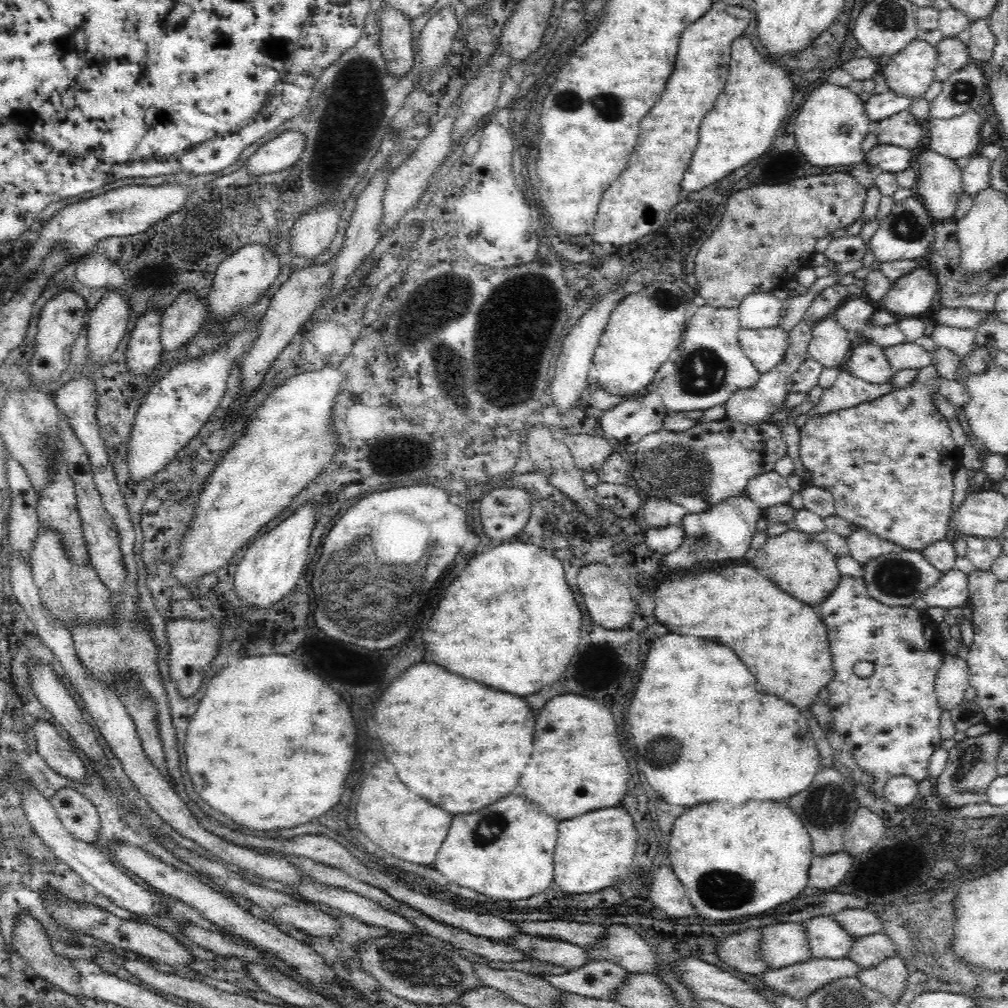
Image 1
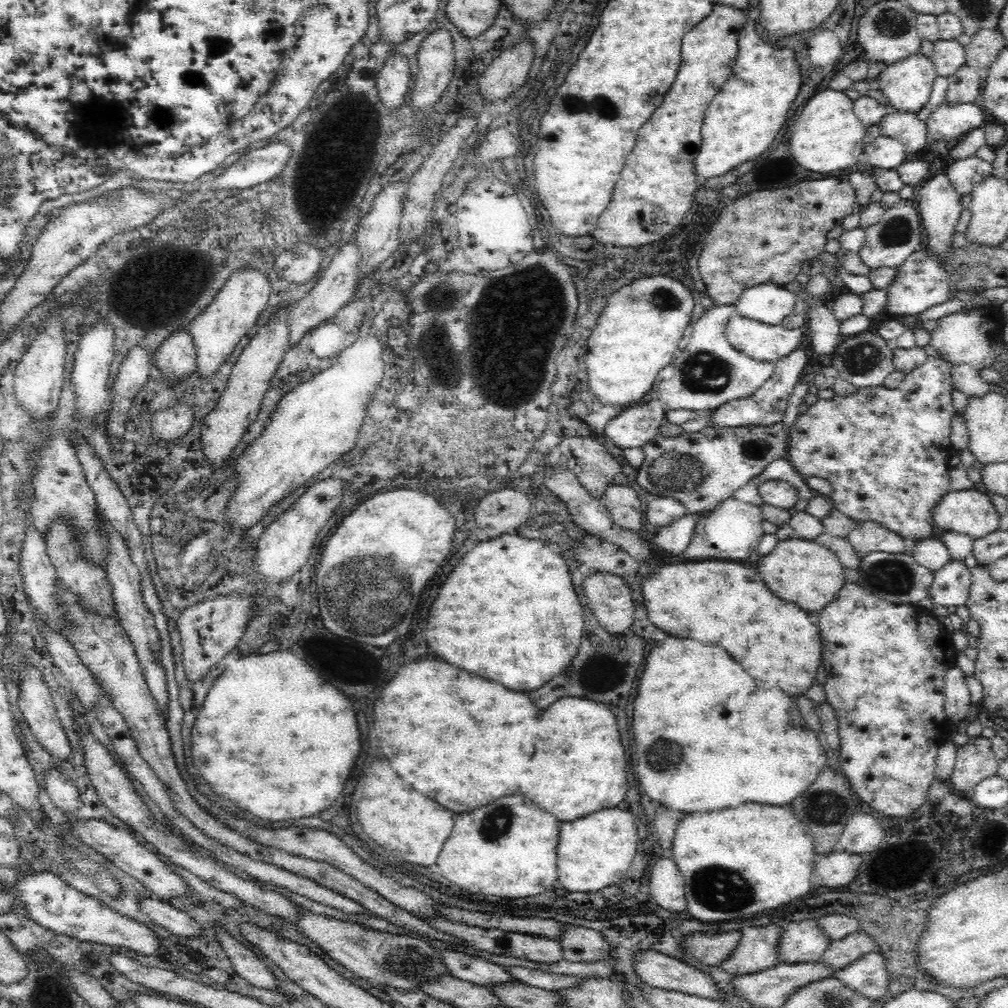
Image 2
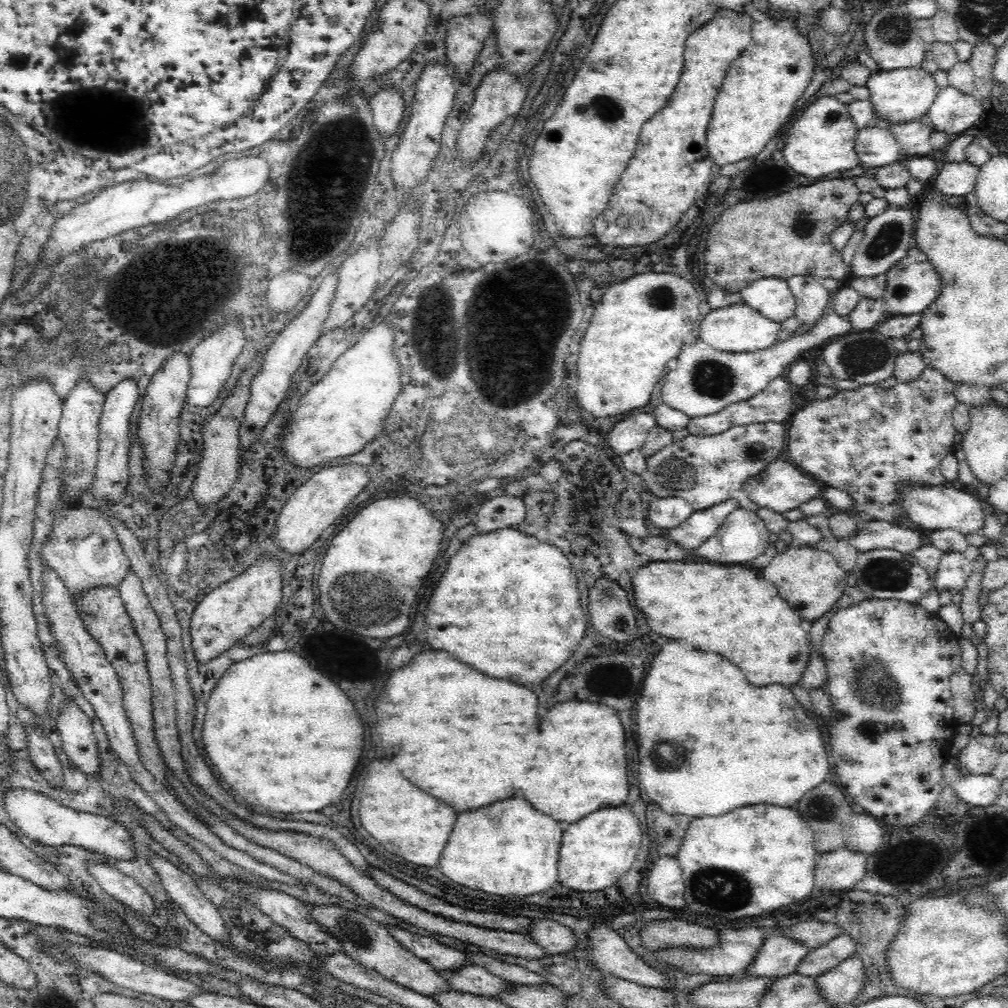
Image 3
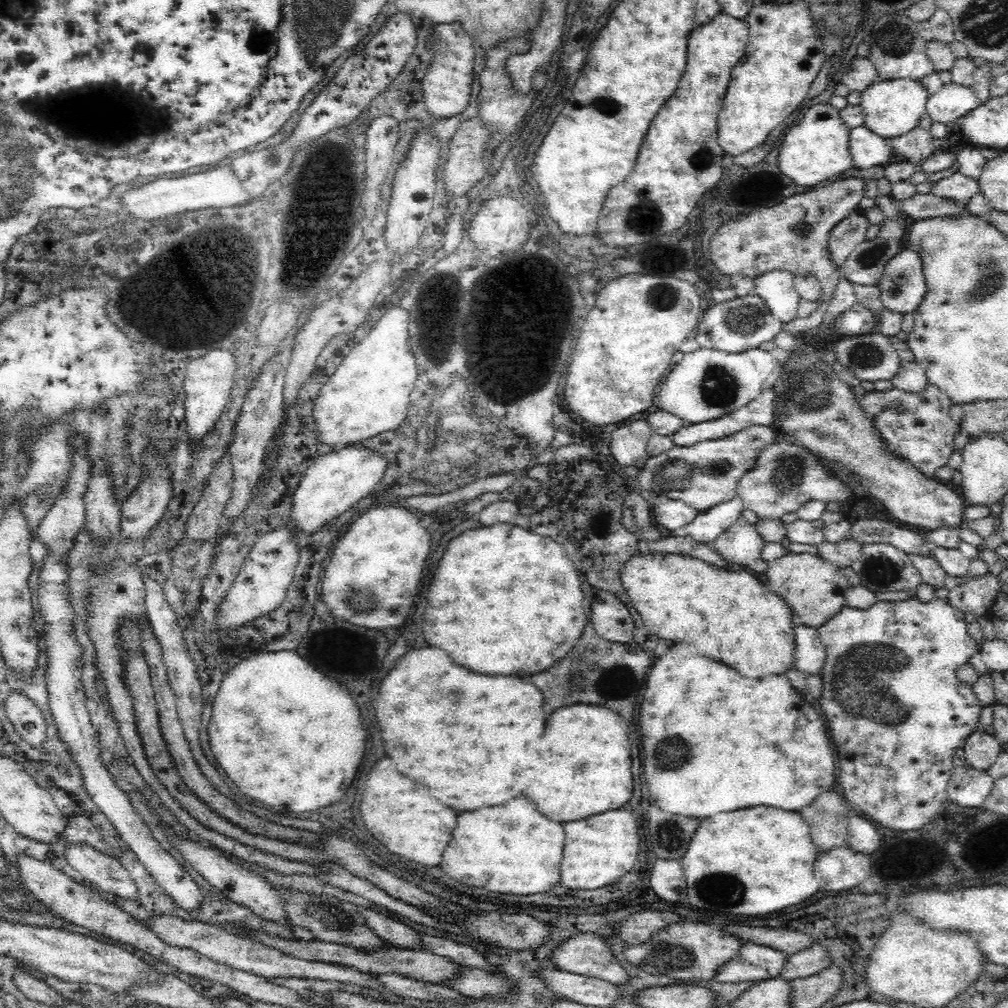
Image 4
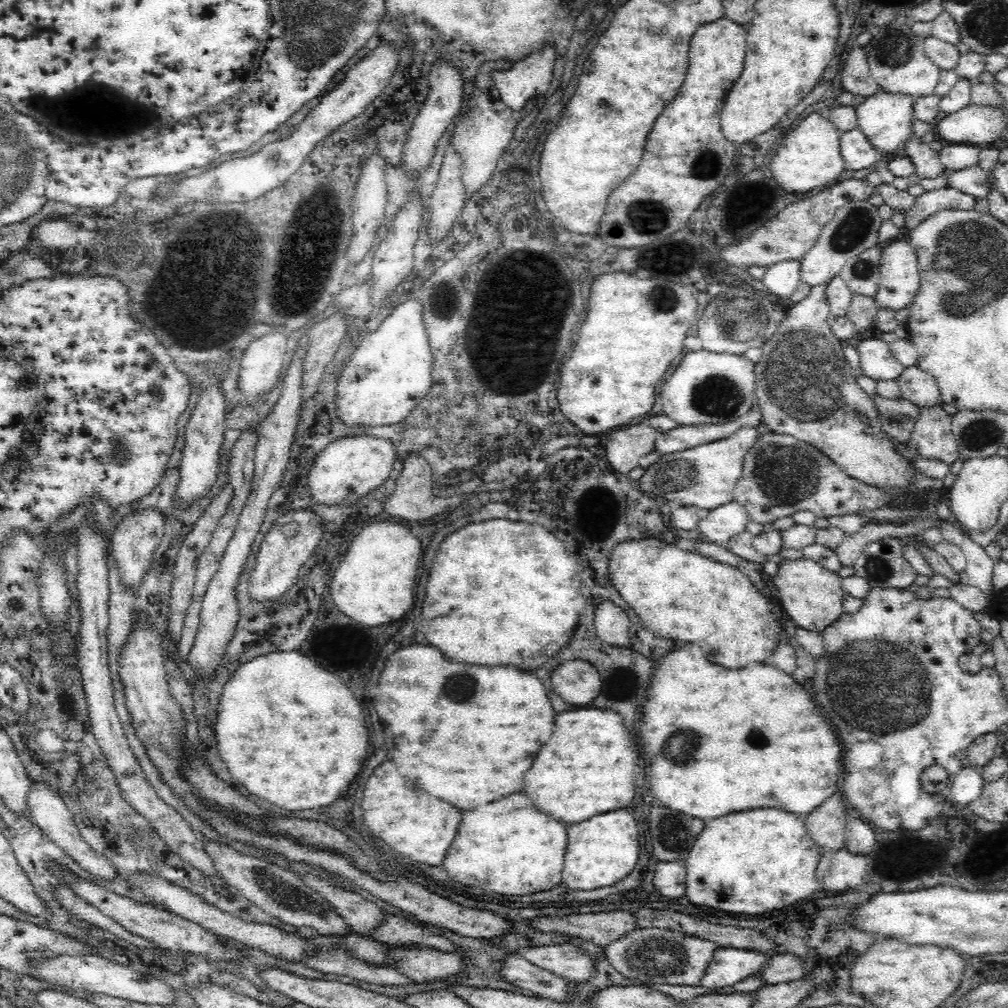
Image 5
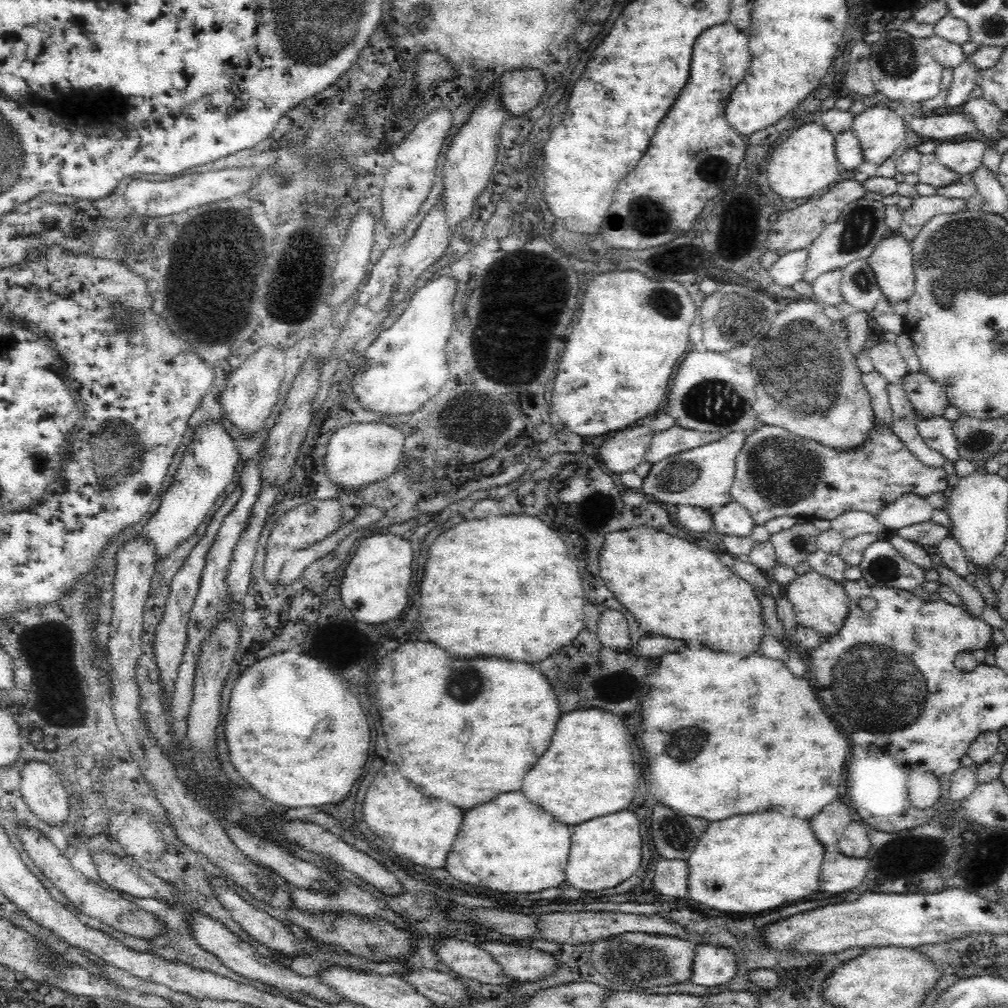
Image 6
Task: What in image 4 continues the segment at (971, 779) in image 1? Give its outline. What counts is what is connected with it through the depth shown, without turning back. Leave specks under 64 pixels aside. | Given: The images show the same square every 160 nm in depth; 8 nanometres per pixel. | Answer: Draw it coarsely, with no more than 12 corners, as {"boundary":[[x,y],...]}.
{"boundary":[[976,730],[966,739],[966,764],[986,770],[1001,752],[996,737]]}

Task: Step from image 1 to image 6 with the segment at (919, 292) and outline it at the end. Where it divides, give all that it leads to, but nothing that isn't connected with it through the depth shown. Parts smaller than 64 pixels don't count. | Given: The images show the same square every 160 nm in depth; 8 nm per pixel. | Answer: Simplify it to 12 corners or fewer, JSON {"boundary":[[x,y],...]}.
{"boundary":[[884,237],[867,263],[887,301],[914,292],[911,245]]}

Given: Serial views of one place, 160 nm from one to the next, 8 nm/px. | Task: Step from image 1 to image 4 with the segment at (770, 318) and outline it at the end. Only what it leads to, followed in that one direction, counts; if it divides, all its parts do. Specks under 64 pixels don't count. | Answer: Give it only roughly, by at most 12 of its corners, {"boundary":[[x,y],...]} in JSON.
{"boundary":[[795,275],[754,279],[758,296],[782,324],[797,317]]}

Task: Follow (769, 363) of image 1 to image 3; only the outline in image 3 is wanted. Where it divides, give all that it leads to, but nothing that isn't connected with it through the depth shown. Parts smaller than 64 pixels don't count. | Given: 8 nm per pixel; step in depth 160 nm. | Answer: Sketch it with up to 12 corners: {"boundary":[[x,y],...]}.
{"boundary":[[743,301],[712,309],[700,340],[747,353],[781,340],[780,323]]}

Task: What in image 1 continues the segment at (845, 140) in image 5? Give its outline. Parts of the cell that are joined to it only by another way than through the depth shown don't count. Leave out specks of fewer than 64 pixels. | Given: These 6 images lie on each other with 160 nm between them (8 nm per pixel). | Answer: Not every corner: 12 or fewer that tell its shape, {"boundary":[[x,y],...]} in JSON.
{"boundary":[[878,144],[867,153],[869,166],[903,172],[914,165],[911,150]]}

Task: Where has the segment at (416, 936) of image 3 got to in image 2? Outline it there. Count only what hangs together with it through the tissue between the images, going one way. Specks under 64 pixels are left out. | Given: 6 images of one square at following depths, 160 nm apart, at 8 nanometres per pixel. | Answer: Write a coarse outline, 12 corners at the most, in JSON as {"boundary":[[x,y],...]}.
{"boundary":[[449,949],[441,961],[454,978],[483,986],[513,980],[500,964]]}

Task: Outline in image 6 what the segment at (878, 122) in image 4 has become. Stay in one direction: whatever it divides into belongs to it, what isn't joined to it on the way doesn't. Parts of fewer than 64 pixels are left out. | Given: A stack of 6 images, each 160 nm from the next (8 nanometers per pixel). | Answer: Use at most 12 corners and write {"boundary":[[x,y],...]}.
{"boundary":[[884,106],[854,116],[862,160],[878,166],[905,145]]}

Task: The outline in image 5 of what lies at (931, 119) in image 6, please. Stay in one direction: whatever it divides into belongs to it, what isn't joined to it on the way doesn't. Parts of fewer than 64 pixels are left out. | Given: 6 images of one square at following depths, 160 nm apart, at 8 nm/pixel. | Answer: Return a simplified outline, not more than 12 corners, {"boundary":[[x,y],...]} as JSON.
{"boundary":[[969,105],[931,125],[936,139],[989,146],[1006,135],[1005,110]]}

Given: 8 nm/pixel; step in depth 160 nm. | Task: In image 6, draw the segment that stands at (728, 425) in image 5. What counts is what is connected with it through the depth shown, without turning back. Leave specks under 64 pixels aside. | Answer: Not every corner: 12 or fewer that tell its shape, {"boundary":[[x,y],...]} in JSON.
{"boundary":[[675,425],[654,434],[644,461],[652,466],[670,455],[716,442],[718,431]]}

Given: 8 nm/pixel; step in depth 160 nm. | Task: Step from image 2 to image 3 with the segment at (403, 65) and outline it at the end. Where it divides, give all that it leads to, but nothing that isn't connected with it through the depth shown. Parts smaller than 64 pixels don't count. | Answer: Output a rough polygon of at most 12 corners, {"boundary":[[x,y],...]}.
{"boundary":[[394,88],[370,100],[382,134],[401,128],[404,102]]}

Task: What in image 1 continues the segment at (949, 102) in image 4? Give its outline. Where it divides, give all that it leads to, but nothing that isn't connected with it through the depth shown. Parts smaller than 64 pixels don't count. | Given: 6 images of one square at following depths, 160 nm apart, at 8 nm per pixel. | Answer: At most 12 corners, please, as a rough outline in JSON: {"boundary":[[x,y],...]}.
{"boundary":[[982,110],[930,118],[930,147],[953,161],[983,145]]}

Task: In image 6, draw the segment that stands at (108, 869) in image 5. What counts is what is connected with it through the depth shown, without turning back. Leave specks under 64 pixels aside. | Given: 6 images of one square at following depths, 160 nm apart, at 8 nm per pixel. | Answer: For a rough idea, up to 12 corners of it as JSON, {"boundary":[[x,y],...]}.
{"boundary":[[25,762],[21,792],[48,824],[68,816],[68,793],[45,762]]}

